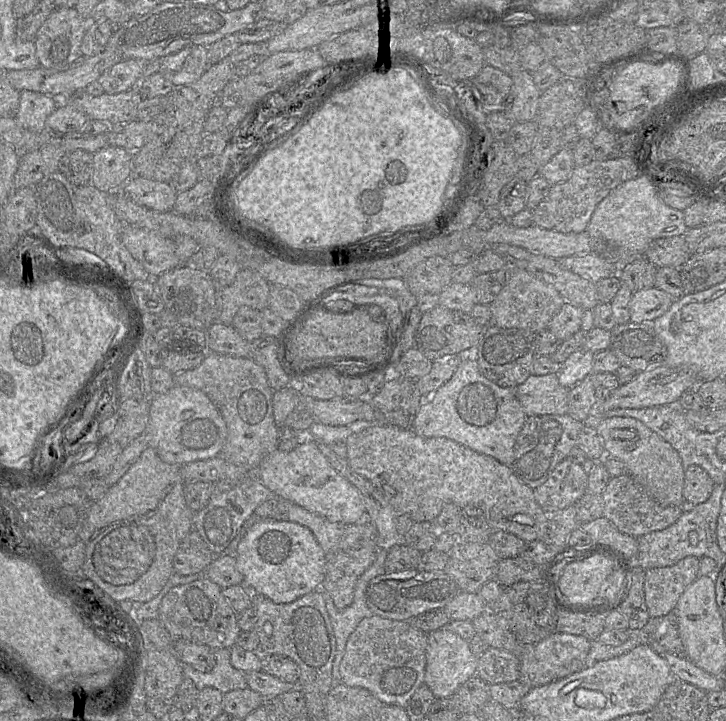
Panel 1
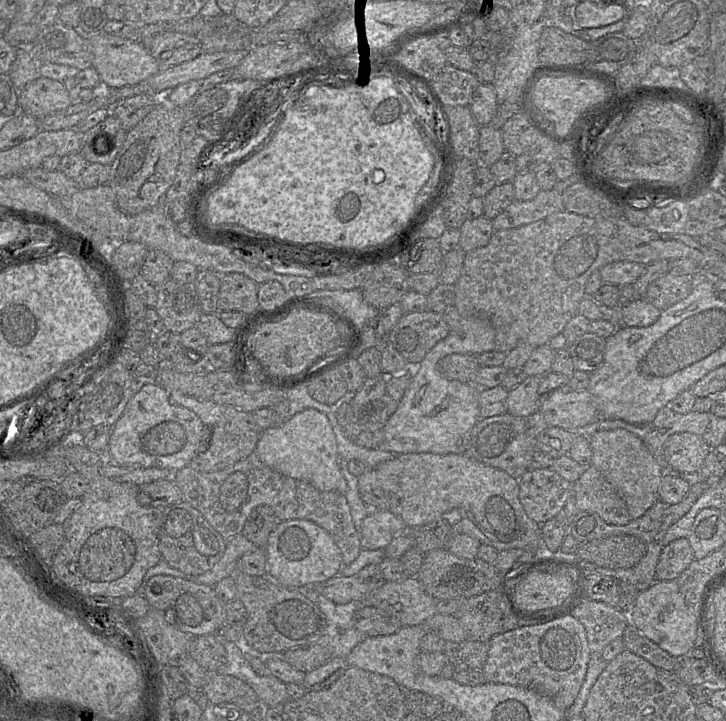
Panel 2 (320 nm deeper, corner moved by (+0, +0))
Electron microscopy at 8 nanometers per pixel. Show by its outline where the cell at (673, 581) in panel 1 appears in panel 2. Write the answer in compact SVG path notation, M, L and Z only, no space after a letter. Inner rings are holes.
M678 538L664 546L657 567L656 580L677 579L694 560L688 538Z

